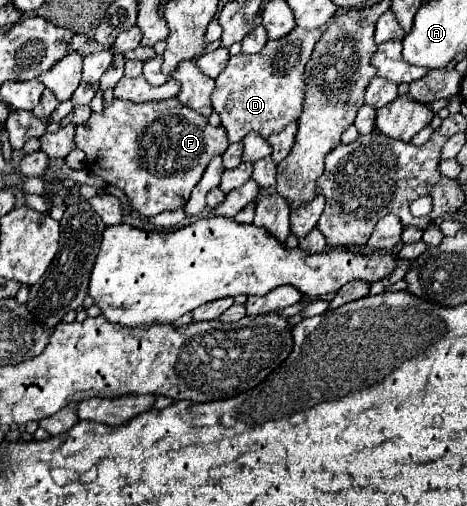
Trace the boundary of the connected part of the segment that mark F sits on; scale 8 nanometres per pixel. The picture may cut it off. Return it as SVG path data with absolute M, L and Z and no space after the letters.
M114 98L112 104L104 106L102 114L92 114L86 124L76 126L76 146L86 154L86 170L90 174L96 174L112 186L124 190L132 202L132 208L140 214L156 216L166 210L184 208L192 188L202 178L212 156L228 148L228 138L222 126L210 126L208 118L180 104L176 98L144 104L122 102Z

